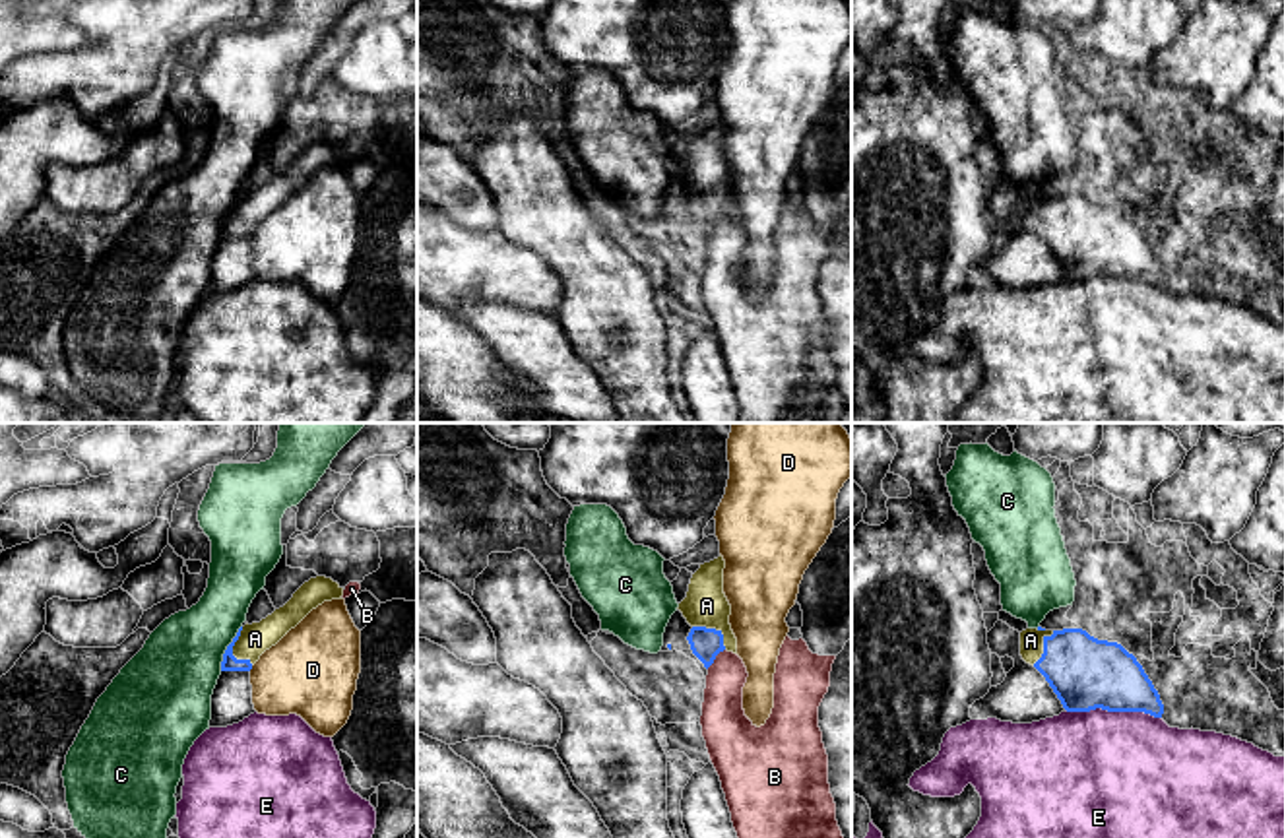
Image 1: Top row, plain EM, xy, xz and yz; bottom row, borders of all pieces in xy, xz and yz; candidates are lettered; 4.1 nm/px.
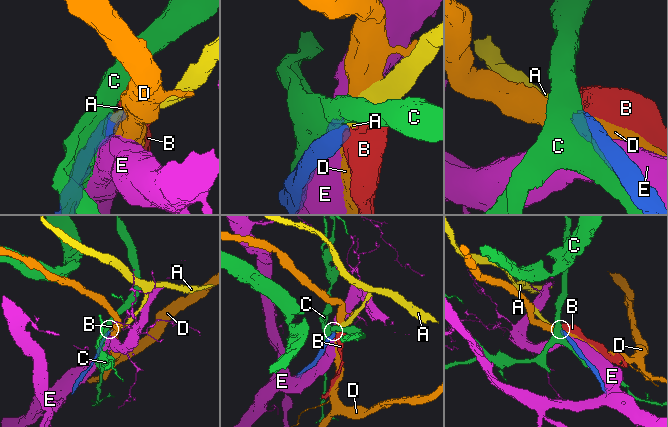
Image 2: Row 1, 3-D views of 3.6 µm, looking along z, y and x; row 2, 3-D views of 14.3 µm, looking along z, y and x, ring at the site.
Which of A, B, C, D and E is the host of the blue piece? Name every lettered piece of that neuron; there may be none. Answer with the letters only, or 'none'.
A

